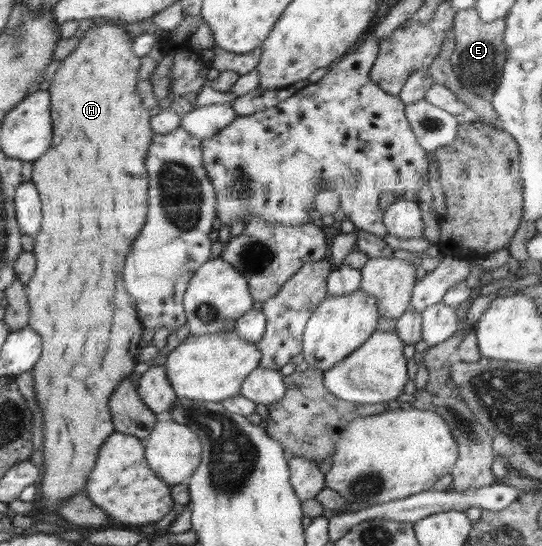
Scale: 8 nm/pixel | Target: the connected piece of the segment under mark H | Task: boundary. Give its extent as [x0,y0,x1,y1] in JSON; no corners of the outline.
[25,21,153,511]

